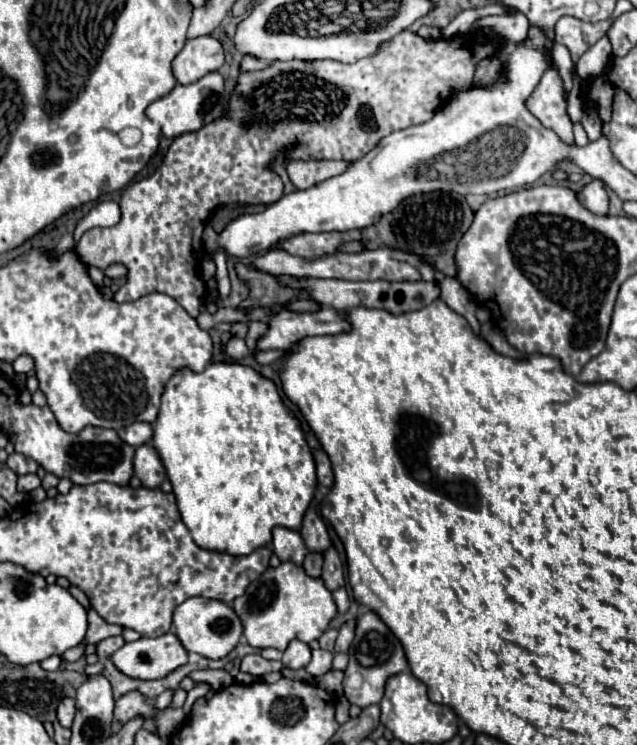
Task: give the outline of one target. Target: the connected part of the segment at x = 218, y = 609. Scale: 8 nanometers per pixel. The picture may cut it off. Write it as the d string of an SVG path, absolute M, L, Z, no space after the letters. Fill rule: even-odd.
M190 597L174 609L176 635L190 653L198 653L208 659L226 657L242 637L242 621L234 609L222 601L210 601L204 597Z

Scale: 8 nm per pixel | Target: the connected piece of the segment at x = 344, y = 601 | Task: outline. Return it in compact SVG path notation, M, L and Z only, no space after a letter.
M341 587L334 591L332 595L334 602L336 603L338 613L346 613L350 607L350 598L345 587Z

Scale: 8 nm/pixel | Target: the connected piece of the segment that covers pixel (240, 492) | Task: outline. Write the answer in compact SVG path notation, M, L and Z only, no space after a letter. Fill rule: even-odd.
M216 361L210 363L202 373L194 373L192 369L184 367L180 369L168 383L162 395L162 405L160 405L160 413L158 419L154 421L154 437L152 437L152 445L158 451L158 455L162 457L162 463L166 467L168 479L172 483L174 495L176 495L176 503L182 515L184 525L188 527L188 531L192 533L192 539L198 547L202 549L212 549L212 551L222 551L222 553L230 553L230 555L250 555L252 551L256 551L258 547L264 547L272 541L272 529L276 525L280 527L288 527L298 531L302 525L302 517L306 507L310 505L312 497L314 497L314 489L316 489L316 465L314 465L314 457L312 451L306 443L300 419L284 405L278 387L272 379L264 377L262 373L254 371L248 365L240 365L240 363L224 363L224 361Z

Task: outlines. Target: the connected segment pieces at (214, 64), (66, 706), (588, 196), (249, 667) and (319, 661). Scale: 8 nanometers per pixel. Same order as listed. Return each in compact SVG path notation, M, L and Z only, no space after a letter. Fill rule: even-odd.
M210 35L188 39L184 49L172 61L174 77L182 85L194 83L206 73L218 71L222 65L224 65L222 43Z
M70 697L62 699L60 705L58 705L58 721L60 721L60 725L62 727L70 727L72 721L74 721L74 713L76 713L74 699L70 699Z
M592 181L586 185L582 191L578 191L578 199L588 211L596 215L608 215L608 195L602 181Z
M246 655L240 663L240 671L242 673L250 673L254 677L262 677L266 673L270 673L274 669L274 663L260 657L260 655Z
M316 649L312 651L312 661L306 665L306 671L314 677L320 677L324 673L330 671L332 667L332 651L324 651L324 649Z

